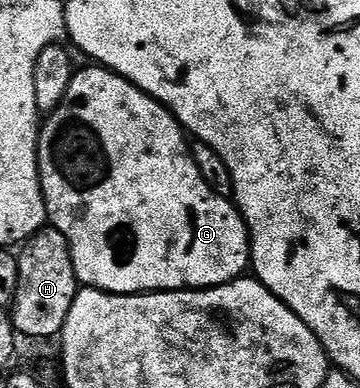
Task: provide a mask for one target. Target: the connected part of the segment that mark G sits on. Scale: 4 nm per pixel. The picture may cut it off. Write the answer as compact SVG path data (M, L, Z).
M102 66L90 67L80 67L76 71L75 77L69 82L69 90L65 90L65 98L61 98L59 105L42 121L39 129L39 181L47 207L47 219L50 227L56 228L67 240L75 276L80 285L100 288L103 292L112 292L114 296L137 296L141 292L182 292L197 288L216 288L231 280L240 279L251 263L251 237L247 223L228 197L219 196L207 185L205 178L201 178L201 170L197 170L191 157L189 140L183 125L165 105L159 104L117 73Z

